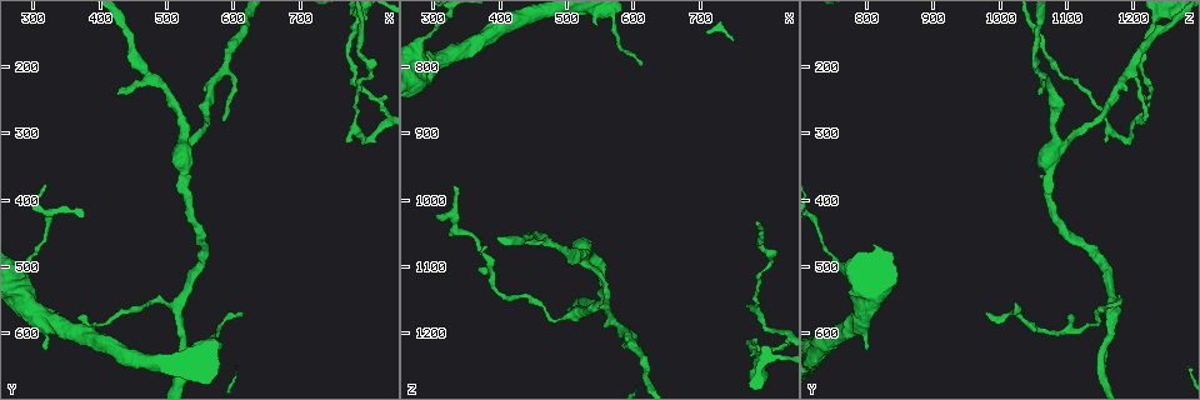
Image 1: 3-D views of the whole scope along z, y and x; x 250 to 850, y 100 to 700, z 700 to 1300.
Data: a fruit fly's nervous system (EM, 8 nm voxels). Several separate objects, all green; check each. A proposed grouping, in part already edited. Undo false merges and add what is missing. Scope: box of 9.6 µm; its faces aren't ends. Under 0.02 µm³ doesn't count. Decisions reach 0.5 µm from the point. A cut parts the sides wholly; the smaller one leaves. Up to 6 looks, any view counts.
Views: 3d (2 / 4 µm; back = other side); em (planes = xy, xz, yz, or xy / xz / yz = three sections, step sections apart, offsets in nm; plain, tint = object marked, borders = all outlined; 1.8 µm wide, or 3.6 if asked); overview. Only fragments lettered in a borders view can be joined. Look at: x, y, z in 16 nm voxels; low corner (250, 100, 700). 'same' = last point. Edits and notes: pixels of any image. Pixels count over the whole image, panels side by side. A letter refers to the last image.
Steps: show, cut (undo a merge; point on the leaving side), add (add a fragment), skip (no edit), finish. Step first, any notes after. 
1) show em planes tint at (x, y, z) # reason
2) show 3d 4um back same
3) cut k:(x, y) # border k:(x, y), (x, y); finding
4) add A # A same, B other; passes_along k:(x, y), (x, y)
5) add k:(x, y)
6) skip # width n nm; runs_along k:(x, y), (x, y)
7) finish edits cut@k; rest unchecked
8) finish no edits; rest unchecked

show 3d 2um at (305, 555, 1025) # free end

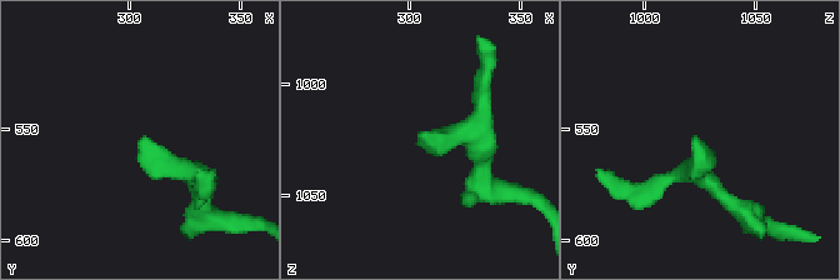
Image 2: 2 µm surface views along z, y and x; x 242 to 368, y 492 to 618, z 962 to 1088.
show em xz step 8 borders at (305, 555, 1024)

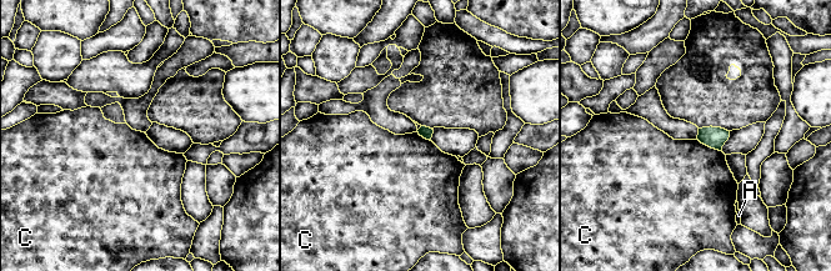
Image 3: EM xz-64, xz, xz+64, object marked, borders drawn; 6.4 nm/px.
show em planes borders same

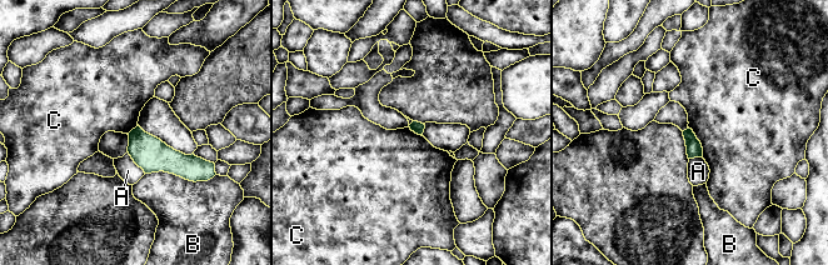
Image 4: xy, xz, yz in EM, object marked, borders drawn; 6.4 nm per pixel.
skip # A other, B other, C other; border 4:(688, 126), (699, 141), (703, 156); none of them fits

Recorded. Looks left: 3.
show em planes borders at (795, 310, 1190) # abrupt turn

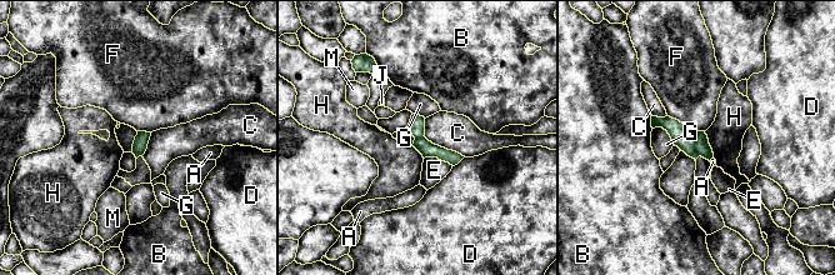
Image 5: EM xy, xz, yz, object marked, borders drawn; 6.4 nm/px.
skip # A other, B other, C other, D other, E other, F other, G other, H other, J other, M other; runs_along 5:(654, 119), (669, 124), (709, 155); all the same neuron

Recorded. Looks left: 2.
finish no edits; rest unchecked

